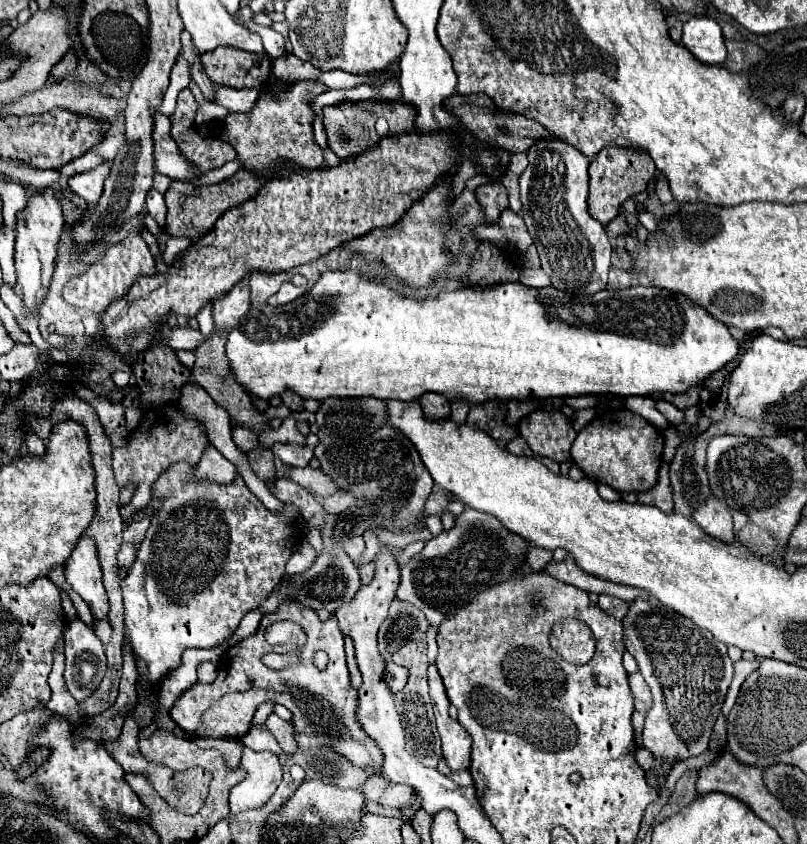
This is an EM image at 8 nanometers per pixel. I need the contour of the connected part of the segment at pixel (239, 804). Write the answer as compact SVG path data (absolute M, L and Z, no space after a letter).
M245 747L241 765L245 767L247 777L231 789L229 817L241 811L263 807L275 793L277 785L281 783L281 765L277 755L271 751L257 753Z

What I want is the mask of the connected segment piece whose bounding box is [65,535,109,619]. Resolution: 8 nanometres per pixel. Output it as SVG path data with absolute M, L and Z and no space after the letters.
M83 535L65 563L65 579L71 589L83 597L95 619L105 619L109 611L107 593L103 587L103 573L97 557L97 545Z

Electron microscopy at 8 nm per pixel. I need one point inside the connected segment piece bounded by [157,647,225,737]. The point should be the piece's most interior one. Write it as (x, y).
(182, 678)

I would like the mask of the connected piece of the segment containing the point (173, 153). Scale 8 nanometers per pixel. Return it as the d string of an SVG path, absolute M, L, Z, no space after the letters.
M161 113L153 115L153 157L155 169L171 179L193 183L199 175L197 167L187 163L187 159L181 157L181 151L177 151L177 145L169 135L169 117Z

